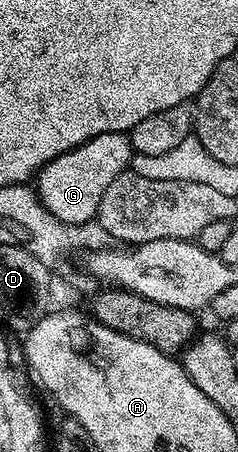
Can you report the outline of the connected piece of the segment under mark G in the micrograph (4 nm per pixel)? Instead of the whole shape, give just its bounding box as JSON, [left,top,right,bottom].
[37,133,132,226]

